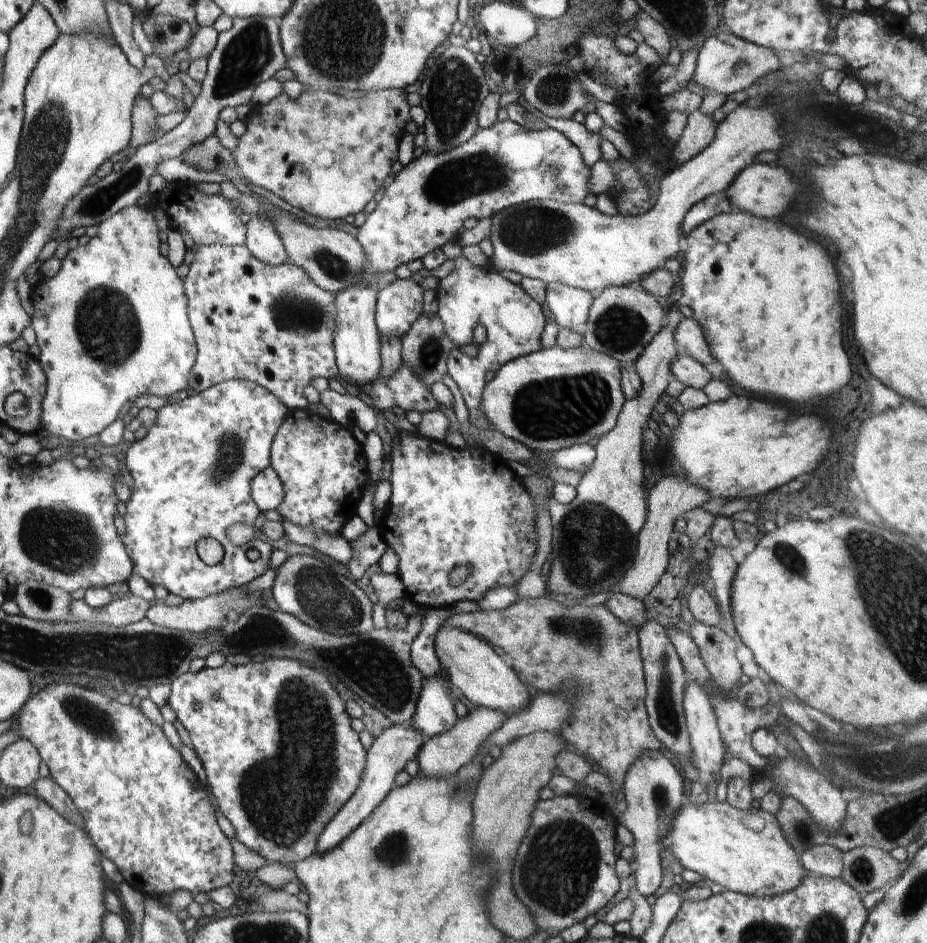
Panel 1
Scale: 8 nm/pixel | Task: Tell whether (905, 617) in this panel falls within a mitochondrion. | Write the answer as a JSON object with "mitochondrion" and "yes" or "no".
{"mitochondrion":"yes"}

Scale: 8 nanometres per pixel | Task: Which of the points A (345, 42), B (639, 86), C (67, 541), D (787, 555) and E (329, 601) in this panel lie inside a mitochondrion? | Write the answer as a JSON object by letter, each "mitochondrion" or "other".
{"A":"mitochondrion","B":"other","C":"mitochondrion","D":"mitochondrion","E":"mitochondrion"}

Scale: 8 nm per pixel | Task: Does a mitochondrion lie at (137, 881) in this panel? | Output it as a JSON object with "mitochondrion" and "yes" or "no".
{"mitochondrion":"no"}

